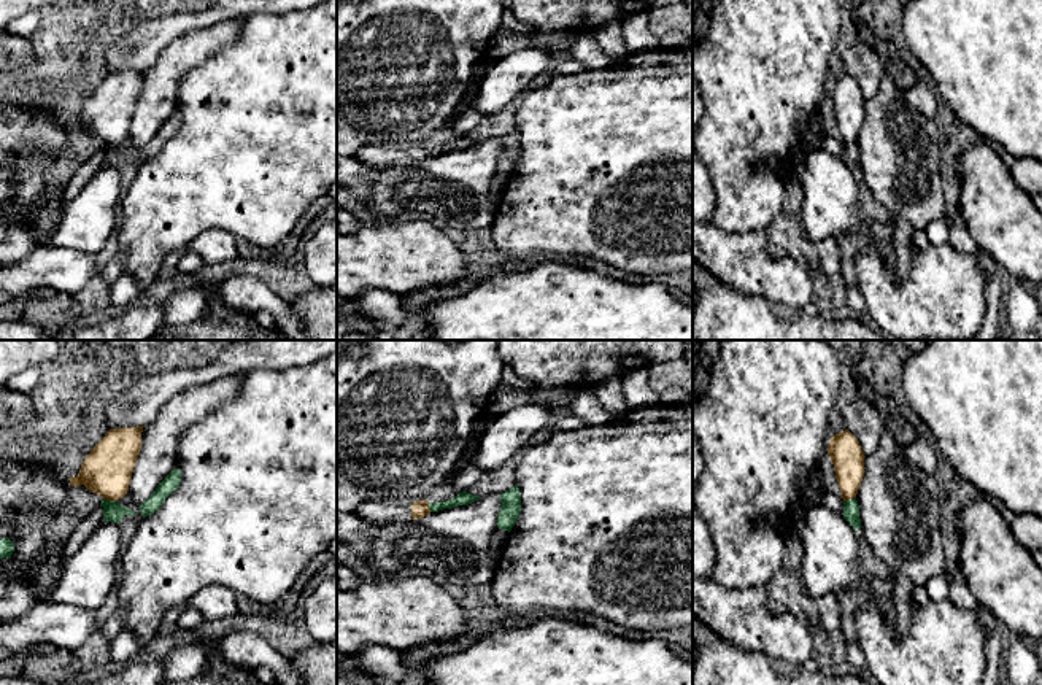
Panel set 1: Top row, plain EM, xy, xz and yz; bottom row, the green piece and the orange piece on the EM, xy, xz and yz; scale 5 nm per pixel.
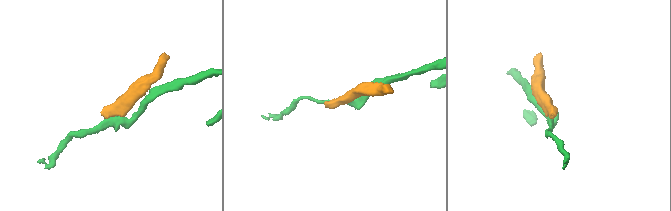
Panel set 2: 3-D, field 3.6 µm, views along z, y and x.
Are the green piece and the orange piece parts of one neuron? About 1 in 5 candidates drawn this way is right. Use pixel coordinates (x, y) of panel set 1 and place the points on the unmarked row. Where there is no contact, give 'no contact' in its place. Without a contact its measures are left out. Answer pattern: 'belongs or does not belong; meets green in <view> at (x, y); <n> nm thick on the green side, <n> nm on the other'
does not belong; meets green in xy at (110, 145); 100 nm thick on the green side, 260 nm on the other

